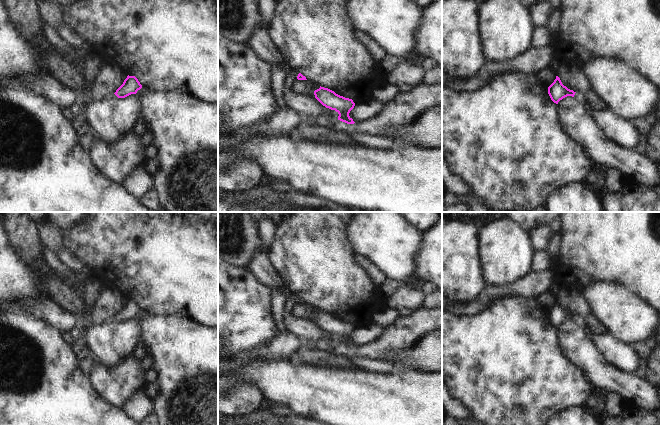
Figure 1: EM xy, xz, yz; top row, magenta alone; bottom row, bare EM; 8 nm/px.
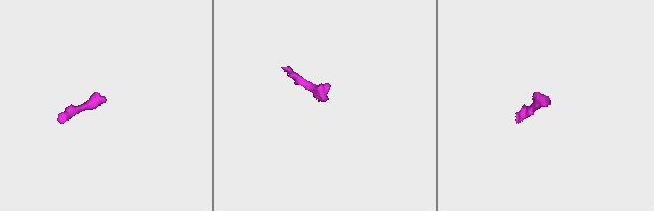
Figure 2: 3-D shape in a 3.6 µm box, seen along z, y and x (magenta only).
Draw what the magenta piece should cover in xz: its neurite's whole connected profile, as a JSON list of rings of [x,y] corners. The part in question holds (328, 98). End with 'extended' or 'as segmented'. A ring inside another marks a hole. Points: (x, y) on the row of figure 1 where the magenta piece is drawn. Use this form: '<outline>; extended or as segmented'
[[[442,83],[420,84],[411,92],[398,93],[386,103],[385,109],[375,118],[355,123],[349,116],[355,103],[352,99],[321,87],[314,91],[315,98],[326,108],[335,110],[339,116],[333,123],[333,130],[362,133],[370,136],[387,135],[391,131],[418,122],[419,118],[434,107],[442,105]]]; extended

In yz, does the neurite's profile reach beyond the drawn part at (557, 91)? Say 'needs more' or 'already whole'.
needs more

